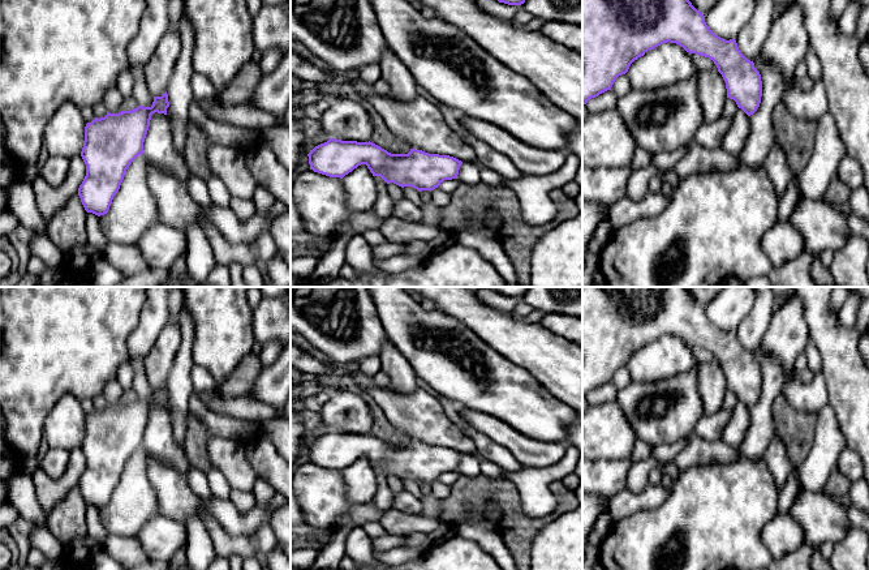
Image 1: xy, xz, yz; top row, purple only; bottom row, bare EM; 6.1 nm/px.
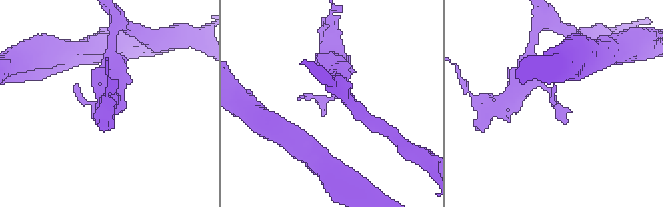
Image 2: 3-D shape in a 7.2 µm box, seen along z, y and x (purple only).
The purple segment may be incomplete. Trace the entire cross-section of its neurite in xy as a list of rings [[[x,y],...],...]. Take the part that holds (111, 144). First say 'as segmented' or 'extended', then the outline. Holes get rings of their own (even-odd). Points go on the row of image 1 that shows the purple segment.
as segmented; [[[167,91],[154,97],[151,107],[138,106],[132,111],[95,117],[85,127],[81,157],[86,176],[78,196],[87,213],[98,217],[108,213],[132,162],[143,154],[143,142],[151,115],[164,113],[169,107]]]

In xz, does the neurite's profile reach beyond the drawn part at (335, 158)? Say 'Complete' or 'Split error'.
Complete

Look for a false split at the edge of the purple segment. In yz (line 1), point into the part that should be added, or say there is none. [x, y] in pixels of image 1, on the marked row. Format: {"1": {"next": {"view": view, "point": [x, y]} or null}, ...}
{"1": {"next": null}}

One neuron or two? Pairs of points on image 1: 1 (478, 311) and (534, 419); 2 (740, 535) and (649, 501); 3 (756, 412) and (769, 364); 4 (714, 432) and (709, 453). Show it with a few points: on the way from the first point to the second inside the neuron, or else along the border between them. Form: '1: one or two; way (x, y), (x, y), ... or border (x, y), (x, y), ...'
1: two; border (477, 337), (528, 372)
2: two; border (671, 489), (671, 493), (659, 505), (629, 513)
3: one; way (766, 401), (769, 376)
4: two; border (695, 434), (709, 441), (721, 440)

